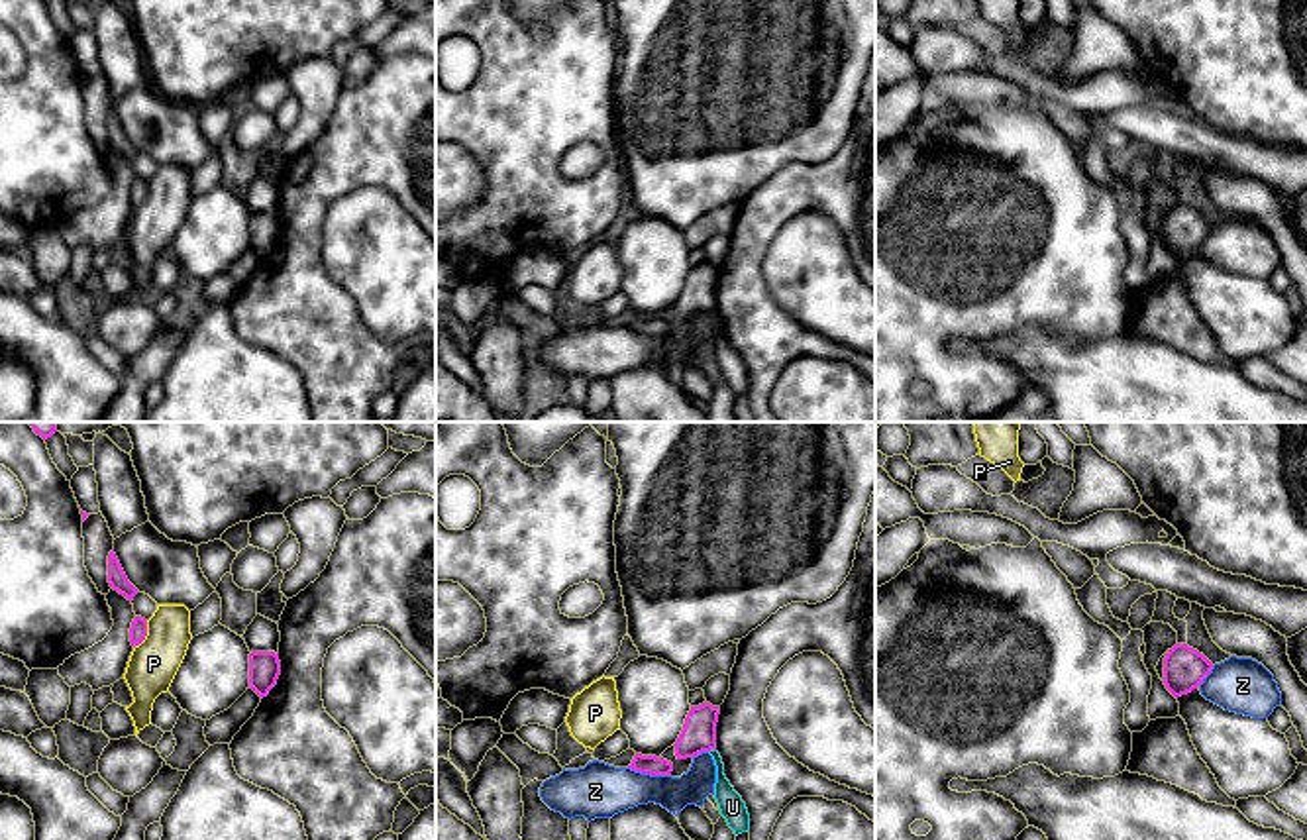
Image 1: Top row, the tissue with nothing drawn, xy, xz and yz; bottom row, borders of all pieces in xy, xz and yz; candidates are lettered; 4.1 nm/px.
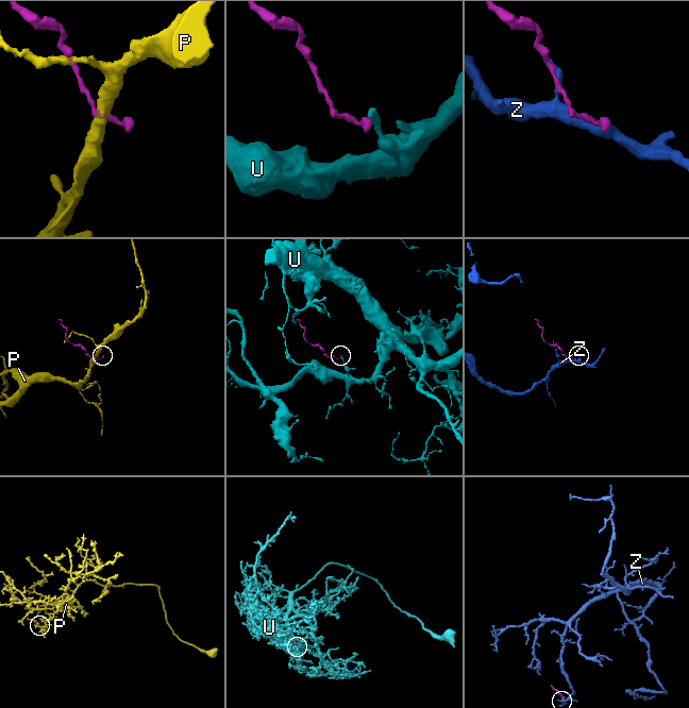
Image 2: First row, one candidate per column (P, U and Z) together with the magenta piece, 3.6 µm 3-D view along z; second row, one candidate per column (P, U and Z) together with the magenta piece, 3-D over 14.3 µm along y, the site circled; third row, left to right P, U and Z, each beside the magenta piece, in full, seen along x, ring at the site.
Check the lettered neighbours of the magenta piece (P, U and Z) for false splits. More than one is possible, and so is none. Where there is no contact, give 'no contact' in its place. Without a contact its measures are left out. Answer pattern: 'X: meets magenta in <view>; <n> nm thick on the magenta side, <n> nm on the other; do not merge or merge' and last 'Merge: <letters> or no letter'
P: meets magenta in xy; 70 nm thick on the magenta side, 200 nm on the other; do not merge
U: meets magenta in xz; 140 nm thick on the magenta side, 100 nm on the other; do not merge
Z: meets magenta in xz; 80 nm thick on the magenta side, 220 nm on the other; do not merge
Merge: no letter

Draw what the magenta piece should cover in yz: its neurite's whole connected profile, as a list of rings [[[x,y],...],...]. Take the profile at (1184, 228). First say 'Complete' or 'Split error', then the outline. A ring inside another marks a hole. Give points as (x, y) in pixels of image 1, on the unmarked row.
Complete. [[[1176,204],[1164,218],[1164,245],[1177,259],[1197,249],[1211,230],[1213,224],[1203,214]]]

